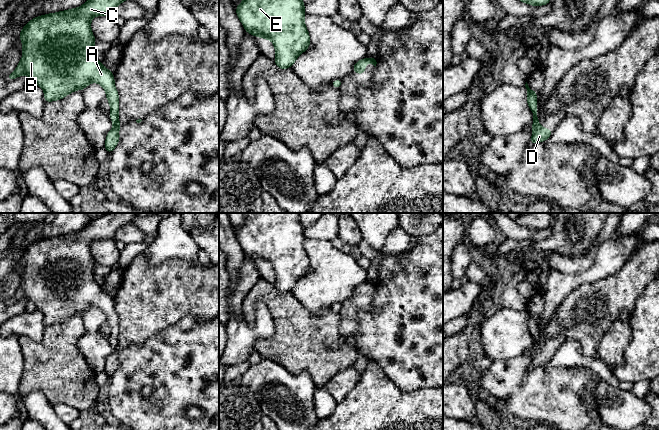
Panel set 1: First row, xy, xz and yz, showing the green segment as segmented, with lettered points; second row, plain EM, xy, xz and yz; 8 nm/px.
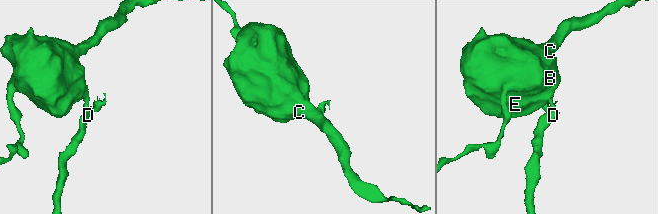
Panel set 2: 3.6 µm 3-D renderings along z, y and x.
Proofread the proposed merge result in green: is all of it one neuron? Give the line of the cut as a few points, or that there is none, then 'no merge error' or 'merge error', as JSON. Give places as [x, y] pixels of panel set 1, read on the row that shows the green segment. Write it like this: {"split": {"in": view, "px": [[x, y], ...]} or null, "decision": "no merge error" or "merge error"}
{"split": {"in": "xy", "px": [[117, 113], [117, 123], [115, 125]]}, "decision": "merge error"}

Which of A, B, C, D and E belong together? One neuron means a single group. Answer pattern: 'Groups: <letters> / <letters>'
Groups: A B C E / D

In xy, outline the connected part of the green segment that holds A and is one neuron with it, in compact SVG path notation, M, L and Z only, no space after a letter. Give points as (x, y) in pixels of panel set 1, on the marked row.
M87 0L79 8L50 13L33 18L20 30L23 56L14 72L7 75L14 80L21 75L33 78L44 90L45 102L62 100L75 90L82 91L92 82L100 84L110 104L111 122L117 124L119 95L114 84L114 74L95 57L96 41L91 31L91 19L95 16L114 15L117 6L125 0Z

